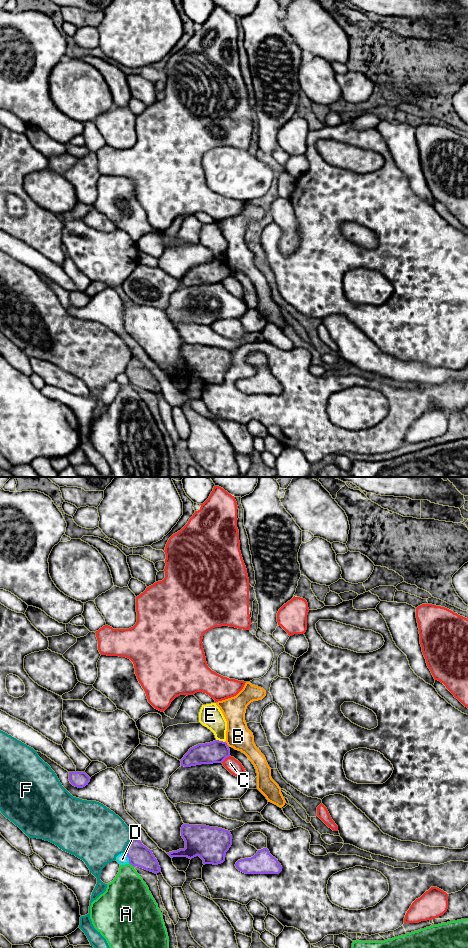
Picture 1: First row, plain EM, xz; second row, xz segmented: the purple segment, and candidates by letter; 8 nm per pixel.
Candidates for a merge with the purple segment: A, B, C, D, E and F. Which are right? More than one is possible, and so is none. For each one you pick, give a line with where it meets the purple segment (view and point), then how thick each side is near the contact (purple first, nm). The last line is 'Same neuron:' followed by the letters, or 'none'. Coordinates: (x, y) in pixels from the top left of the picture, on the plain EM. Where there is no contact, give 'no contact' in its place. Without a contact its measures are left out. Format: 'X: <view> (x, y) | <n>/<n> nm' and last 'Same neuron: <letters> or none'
Same neuron: none

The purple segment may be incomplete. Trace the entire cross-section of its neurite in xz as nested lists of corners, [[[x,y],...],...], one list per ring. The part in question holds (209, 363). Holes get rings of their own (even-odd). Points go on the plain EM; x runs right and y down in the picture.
[[[183,344],[181,356],[185,361],[185,368],[167,374],[171,378],[187,377],[192,379],[199,376],[204,385],[223,383],[226,372],[232,365],[230,351],[218,347]]]

